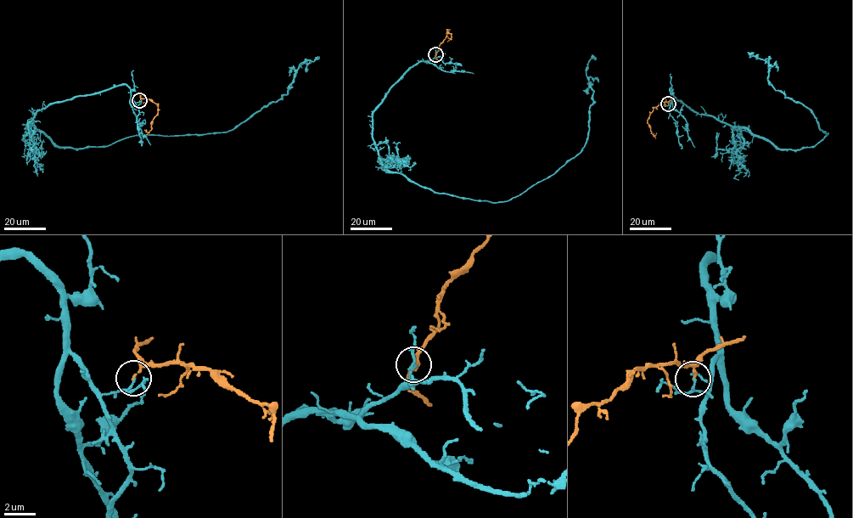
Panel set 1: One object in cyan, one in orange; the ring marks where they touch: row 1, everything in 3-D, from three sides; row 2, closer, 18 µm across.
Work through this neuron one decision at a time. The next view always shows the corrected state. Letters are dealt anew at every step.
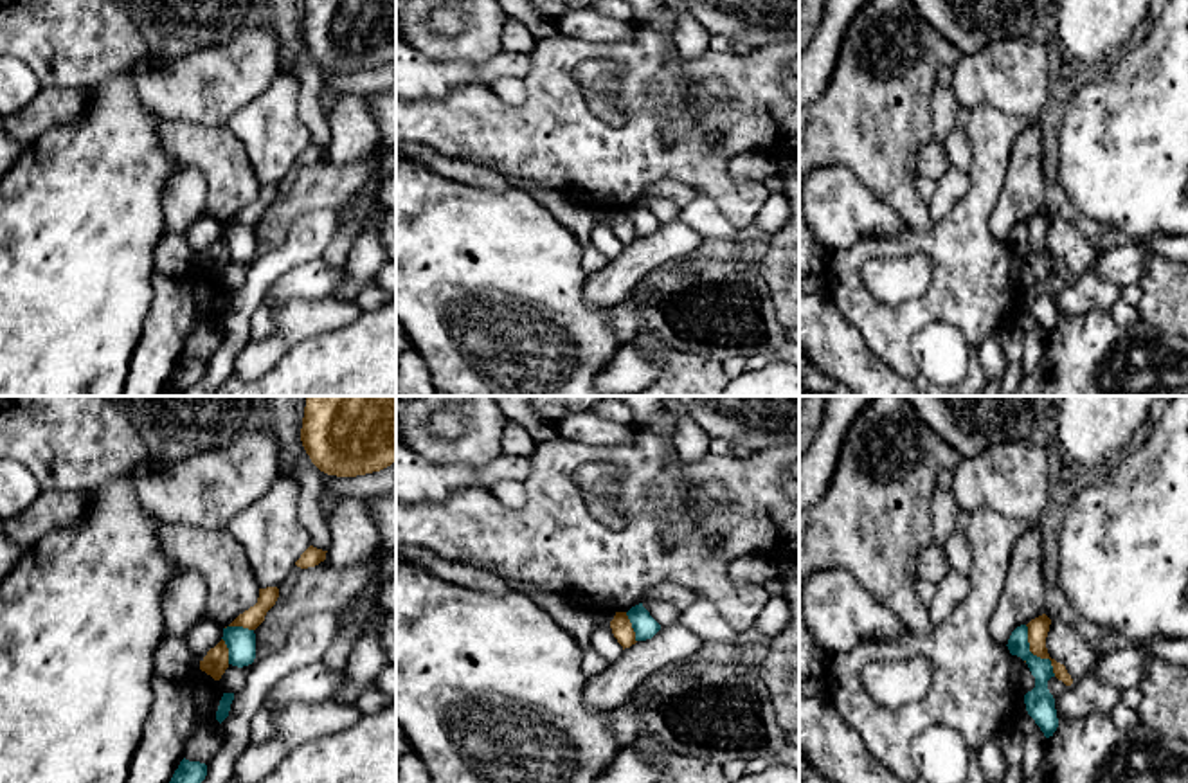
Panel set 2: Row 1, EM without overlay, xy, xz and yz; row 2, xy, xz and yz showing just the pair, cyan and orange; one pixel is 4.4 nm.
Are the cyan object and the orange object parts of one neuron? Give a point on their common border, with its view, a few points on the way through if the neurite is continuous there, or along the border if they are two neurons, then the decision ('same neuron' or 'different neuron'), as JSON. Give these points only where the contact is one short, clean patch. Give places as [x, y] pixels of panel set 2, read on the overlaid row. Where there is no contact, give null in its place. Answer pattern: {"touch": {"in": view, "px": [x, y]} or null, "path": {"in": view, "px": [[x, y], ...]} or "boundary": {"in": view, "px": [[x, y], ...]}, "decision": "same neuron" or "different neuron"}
{"touch": {"in": "yz", "px": [1035, 656]}, "boundary": {"in": "yz", "px": [[1025, 625], [1028, 648], [1046, 657], [1055, 675]]}, "decision": "different neuron"}

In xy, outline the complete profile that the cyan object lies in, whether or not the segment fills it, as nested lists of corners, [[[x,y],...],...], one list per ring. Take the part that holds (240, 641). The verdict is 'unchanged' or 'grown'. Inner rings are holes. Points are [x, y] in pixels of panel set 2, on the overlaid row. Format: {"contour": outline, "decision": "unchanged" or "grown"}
{"contour": [[[243,626],[223,628],[221,637],[229,648],[229,664],[243,668],[256,659],[256,634]]], "decision": "unchanged"}

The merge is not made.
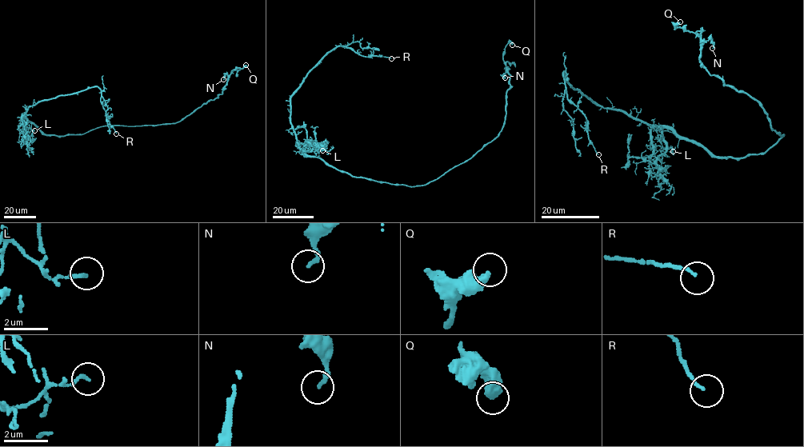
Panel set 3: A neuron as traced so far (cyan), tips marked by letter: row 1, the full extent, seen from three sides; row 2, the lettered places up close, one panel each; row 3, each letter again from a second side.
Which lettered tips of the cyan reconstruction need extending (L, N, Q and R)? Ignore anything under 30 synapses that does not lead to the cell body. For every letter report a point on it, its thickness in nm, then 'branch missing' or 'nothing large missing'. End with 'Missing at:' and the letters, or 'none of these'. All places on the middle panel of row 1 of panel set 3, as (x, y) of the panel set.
L: at (322, 150); 140 nm thick; nothing large missing
N: at (505, 77); 190 nm thick; nothing large missing
Q: at (512, 45); 400 nm thick; nothing large missing
R: at (391, 58); 130 nm thick; nothing large missing
Missing at: none of these

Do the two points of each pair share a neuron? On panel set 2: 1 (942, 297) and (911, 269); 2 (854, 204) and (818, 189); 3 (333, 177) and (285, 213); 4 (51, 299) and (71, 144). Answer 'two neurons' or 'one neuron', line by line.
1: two neurons
2: one neuron
3: one neuron
4: one neuron

